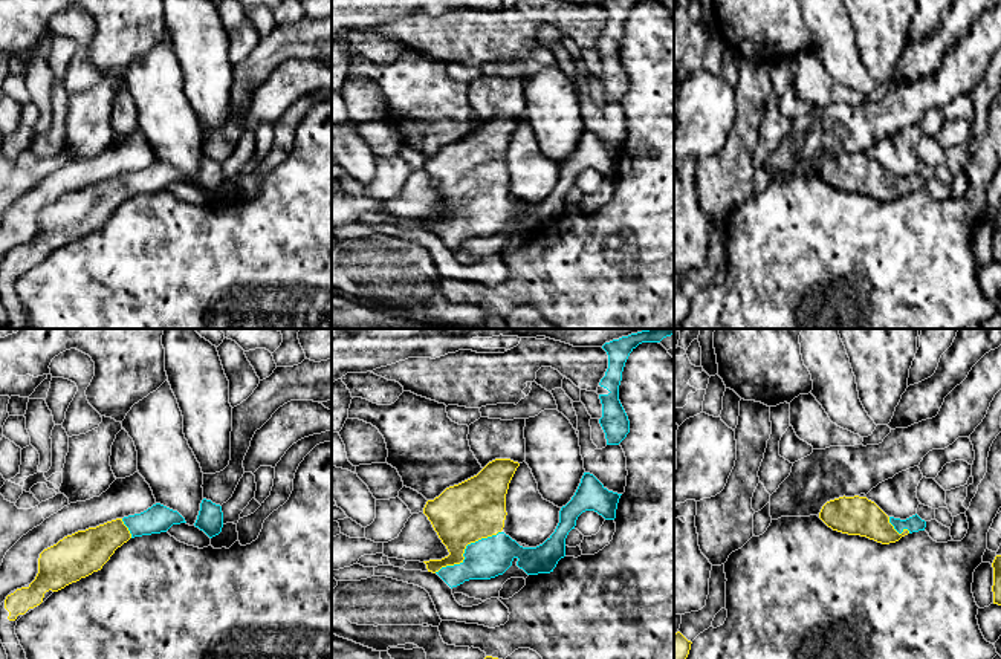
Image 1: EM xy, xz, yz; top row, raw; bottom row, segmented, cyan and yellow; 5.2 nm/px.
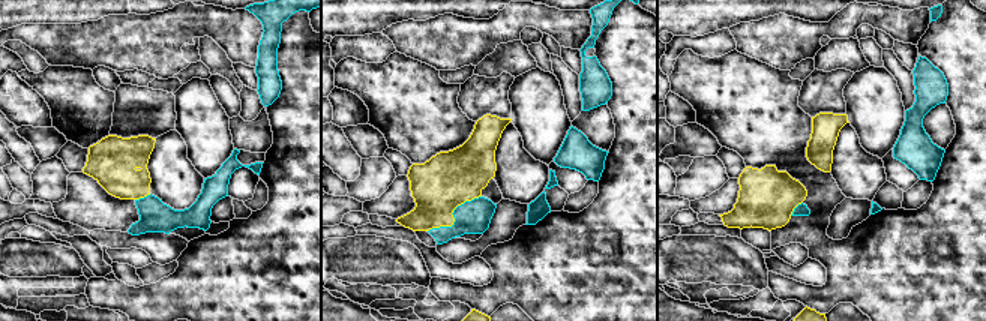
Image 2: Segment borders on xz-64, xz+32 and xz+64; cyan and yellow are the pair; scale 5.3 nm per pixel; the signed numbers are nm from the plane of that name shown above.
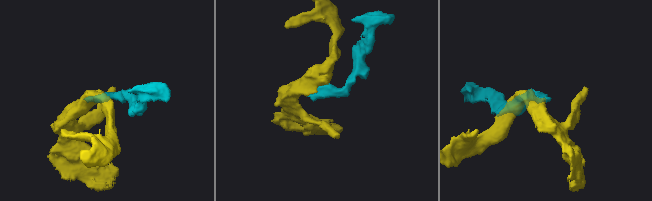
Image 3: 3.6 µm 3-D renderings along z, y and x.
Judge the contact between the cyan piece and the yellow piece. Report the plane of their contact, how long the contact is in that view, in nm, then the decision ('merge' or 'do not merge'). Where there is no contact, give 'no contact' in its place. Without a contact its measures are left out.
xz | 420 nm | merge

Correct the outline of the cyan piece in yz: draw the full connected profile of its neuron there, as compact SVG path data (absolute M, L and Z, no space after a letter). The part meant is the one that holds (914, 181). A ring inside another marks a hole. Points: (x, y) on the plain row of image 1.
M859 153L827 159L819 176L833 188L867 194L882 202L896 200L926 185L926 179L917 171L906 177L888 174L874 159Z

